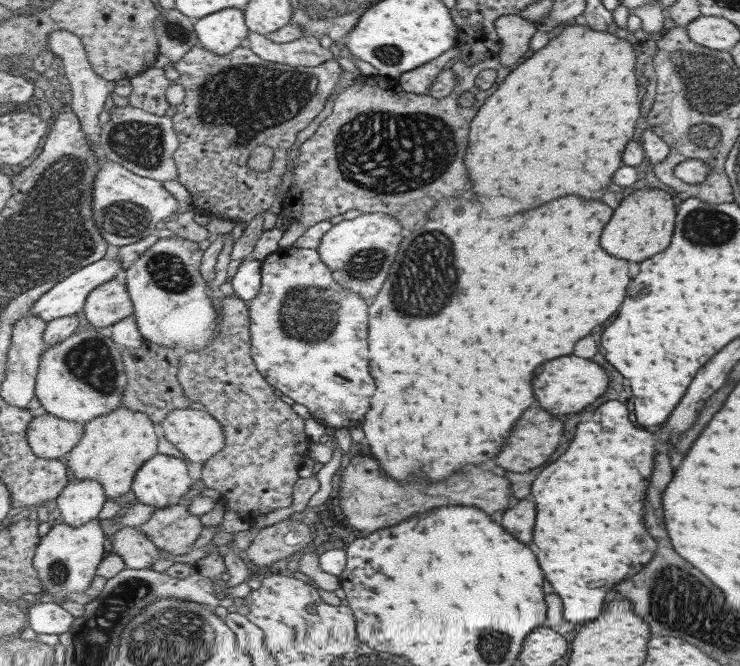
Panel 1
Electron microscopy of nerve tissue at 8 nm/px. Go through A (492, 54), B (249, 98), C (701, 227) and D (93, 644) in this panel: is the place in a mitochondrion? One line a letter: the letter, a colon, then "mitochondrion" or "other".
A: other
B: mitochondrion
C: mitochondrion
D: mitochondrion

